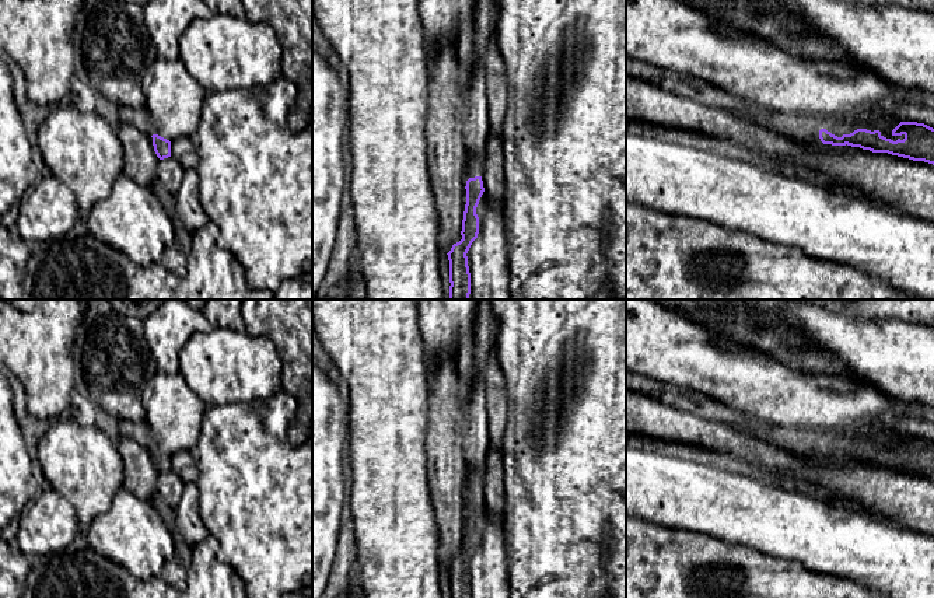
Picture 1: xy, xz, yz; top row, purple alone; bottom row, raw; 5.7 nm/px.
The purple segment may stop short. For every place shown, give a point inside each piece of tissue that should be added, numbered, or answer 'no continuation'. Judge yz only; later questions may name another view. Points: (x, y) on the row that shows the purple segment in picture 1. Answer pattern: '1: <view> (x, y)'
1: yz (832, 126)

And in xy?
1: xy (140, 118)

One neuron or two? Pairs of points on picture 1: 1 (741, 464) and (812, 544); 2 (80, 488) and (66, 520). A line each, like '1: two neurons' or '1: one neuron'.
1: two neurons
2: two neurons

